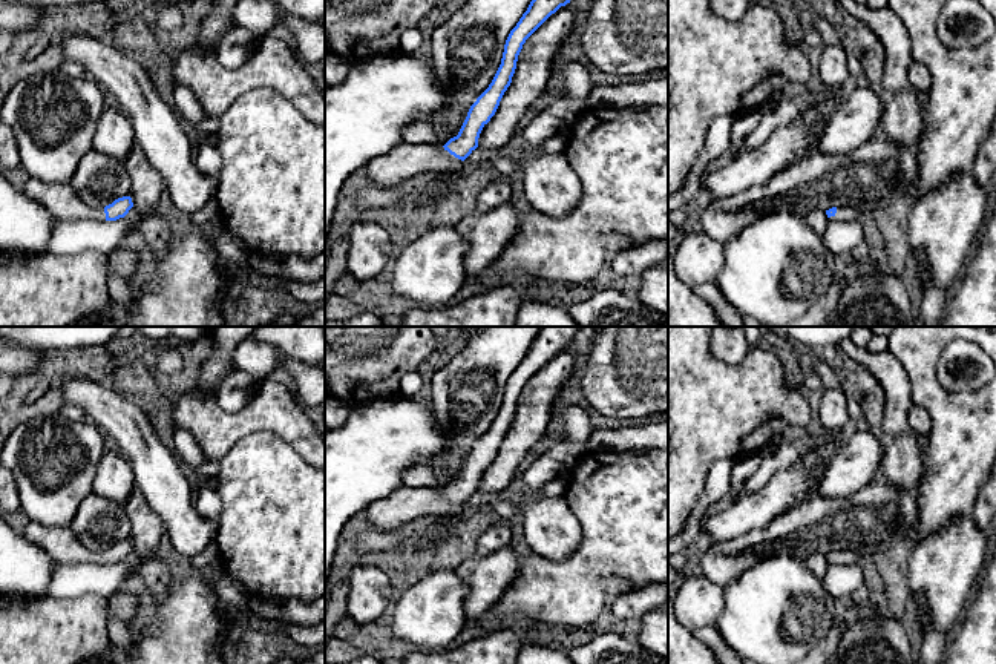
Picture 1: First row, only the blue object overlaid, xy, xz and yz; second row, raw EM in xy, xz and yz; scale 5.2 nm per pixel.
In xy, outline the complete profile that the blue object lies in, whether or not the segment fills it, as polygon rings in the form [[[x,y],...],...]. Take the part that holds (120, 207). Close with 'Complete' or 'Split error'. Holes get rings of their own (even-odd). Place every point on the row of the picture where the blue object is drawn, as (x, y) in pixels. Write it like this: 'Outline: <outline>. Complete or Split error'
Outline: [[[32,176],[25,182],[23,193],[41,204],[57,222],[116,221],[133,207],[130,196],[118,198],[106,207],[90,207],[78,198],[70,184],[49,184]]]. Split error

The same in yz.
Outline: [[[832,207],[826,210],[829,221],[853,221],[857,218],[857,212],[852,207]]]. Split error

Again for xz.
Outline: [[[532,0],[506,40],[501,64],[492,83],[470,106],[458,135],[444,146],[398,143],[389,153],[368,163],[366,176],[372,184],[389,189],[426,170],[461,170],[461,163],[478,147],[483,127],[495,115],[512,83],[523,44],[552,14],[567,3],[570,0]]]. Split error

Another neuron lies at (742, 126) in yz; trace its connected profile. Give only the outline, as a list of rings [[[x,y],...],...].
[[[754,110],[751,113],[734,118],[731,124],[731,136],[728,141],[728,149],[732,156],[737,156],[743,150],[745,138],[758,126],[763,117],[763,110]]]

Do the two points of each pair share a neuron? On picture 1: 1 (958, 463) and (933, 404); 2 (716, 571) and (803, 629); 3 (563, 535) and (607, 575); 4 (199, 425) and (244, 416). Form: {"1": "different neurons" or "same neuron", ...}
{"1": "same neuron", "2": "different neurons", "3": "different neurons", "4": "same neuron"}

